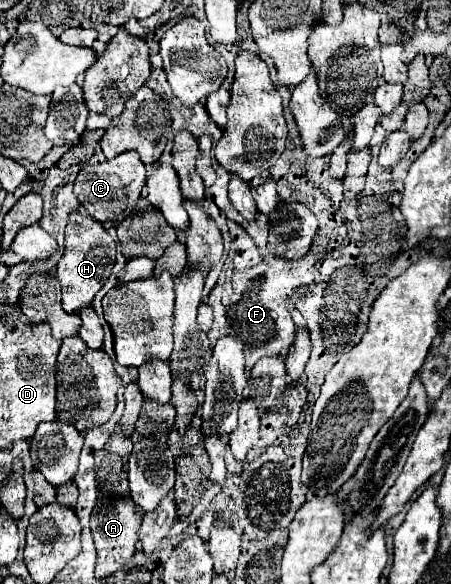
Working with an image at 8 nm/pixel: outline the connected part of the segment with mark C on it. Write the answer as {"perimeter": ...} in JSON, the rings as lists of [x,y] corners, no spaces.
{"perimeter":[[[135,150],[123,152],[115,156],[113,160],[105,160],[101,164],[89,164],[79,172],[79,180],[75,186],[75,194],[79,202],[85,206],[85,210],[99,222],[121,222],[127,218],[141,196],[141,190],[145,186],[145,164],[139,160],[139,154]]]}

